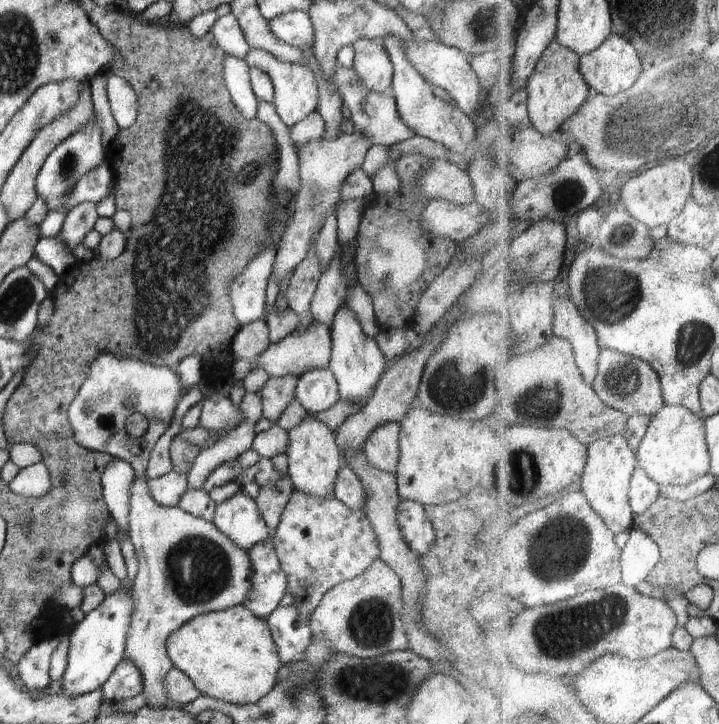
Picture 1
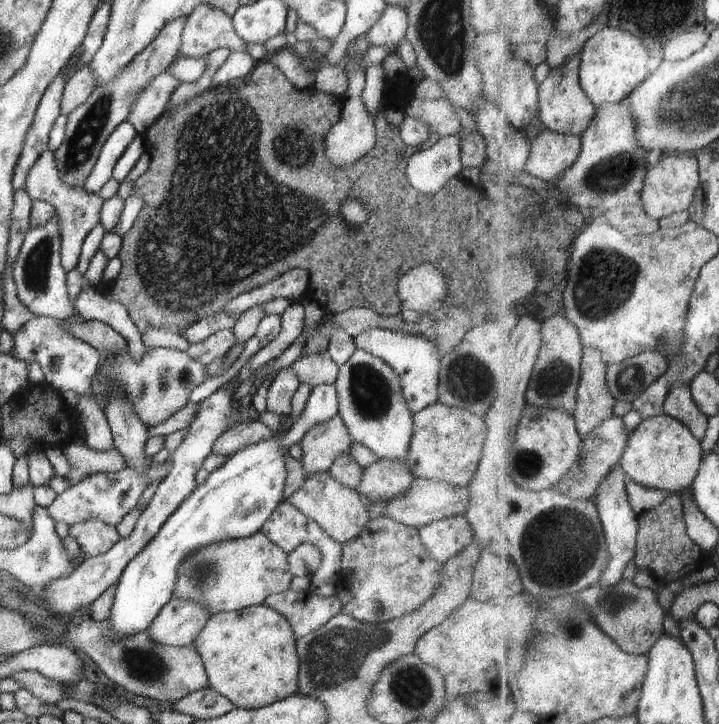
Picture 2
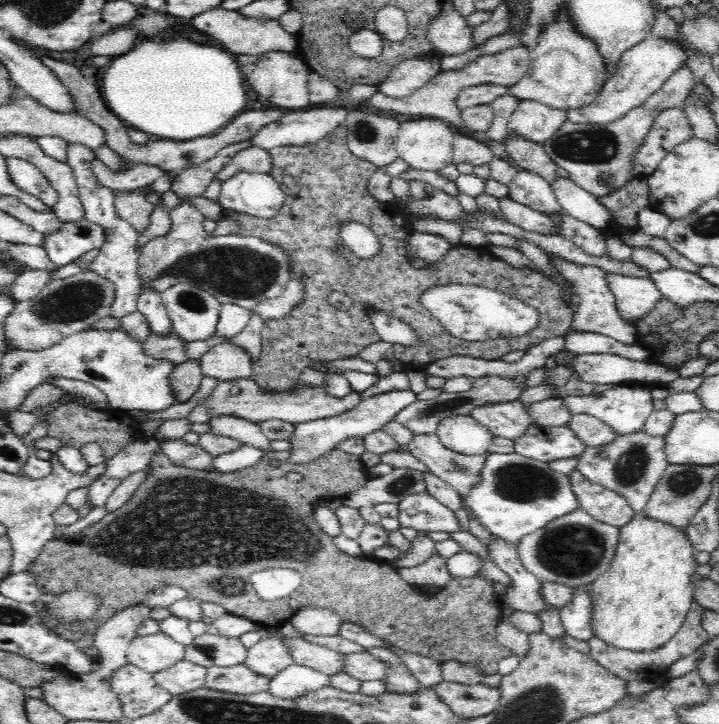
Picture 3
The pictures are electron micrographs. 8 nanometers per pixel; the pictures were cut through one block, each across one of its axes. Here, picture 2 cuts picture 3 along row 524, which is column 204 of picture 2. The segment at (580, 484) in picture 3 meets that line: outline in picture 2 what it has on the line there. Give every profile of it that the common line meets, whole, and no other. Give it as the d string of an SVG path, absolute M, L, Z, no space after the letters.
M170 599L158 613L154 622L147 630L147 636L157 645L172 645L185 647L193 644L195 636L204 628L205 622L211 617L195 602L184 602Z

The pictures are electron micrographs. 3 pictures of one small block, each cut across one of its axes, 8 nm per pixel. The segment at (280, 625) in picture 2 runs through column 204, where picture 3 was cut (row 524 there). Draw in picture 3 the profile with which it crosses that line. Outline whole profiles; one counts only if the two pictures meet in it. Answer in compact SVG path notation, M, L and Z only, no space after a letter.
M646 514L634 515L619 528L615 557L609 570L589 586L593 601L593 632L616 648L647 651L664 646L682 627L690 611L693 597L693 575L696 574L695 550L686 532Z

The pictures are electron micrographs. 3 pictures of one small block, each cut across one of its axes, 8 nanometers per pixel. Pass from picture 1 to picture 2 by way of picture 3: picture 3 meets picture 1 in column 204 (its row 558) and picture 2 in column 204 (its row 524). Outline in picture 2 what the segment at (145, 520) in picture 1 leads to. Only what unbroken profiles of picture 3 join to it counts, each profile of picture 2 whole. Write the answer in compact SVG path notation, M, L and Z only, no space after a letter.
M260 531L249 537L206 545L180 561L171 599L195 602L209 615L239 611L265 603L271 594L289 590L293 576L289 571L287 556Z

